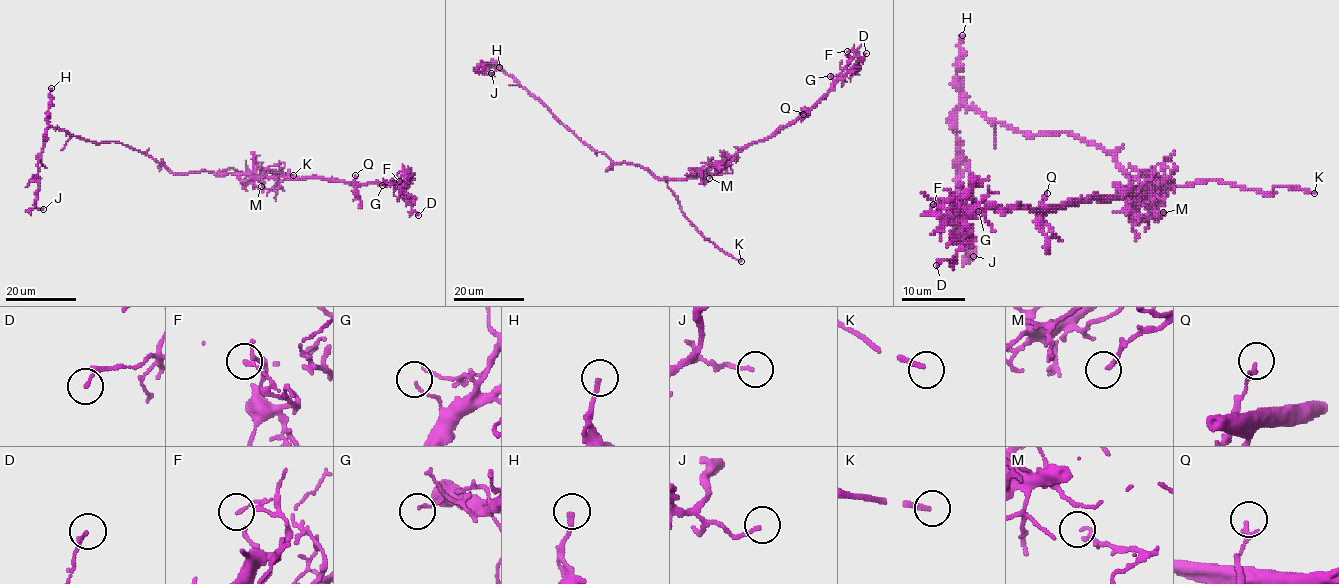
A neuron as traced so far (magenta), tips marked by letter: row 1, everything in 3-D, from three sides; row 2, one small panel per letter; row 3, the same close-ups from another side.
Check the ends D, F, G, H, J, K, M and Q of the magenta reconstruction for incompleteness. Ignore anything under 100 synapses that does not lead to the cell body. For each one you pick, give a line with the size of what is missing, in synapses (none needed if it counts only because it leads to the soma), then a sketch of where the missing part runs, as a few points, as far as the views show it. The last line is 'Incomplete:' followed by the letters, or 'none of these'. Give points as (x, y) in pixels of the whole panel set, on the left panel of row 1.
K: (293, 175), (331, 170), (362, 173), (390, 168)
Incomplete: K

